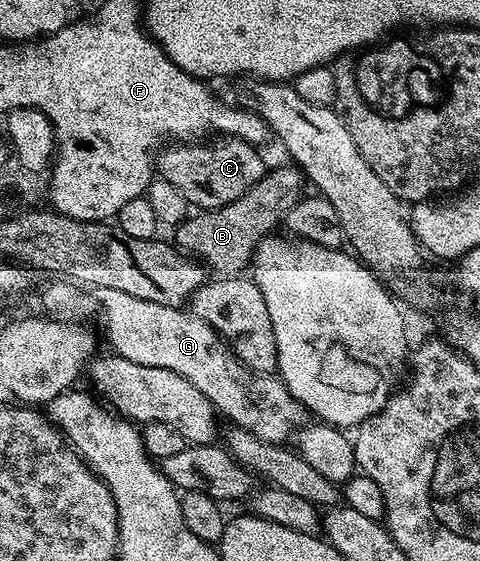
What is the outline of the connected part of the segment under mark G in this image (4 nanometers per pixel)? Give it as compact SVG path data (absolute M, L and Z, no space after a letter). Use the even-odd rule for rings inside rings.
M71 281L51 282L55 283L49 284L43 291L43 307L47 310L44 312L50 318L64 321L89 321L87 319L95 314L99 318L100 325L107 330L107 339L111 342L110 350L114 354L125 357L129 361L137 361L137 365L156 367L157 369L173 369L173 373L185 377L185 381L193 381L193 385L197 385L197 389L201 389L201 393L205 393L205 397L209 397L216 412L224 420L228 419L228 424L245 429L249 433L253 433L253 437L266 443L283 445L286 444L285 441L290 435L292 438L297 429L308 422L307 408L302 407L291 396L282 379L274 374L258 375L256 371L249 370L232 353L226 341L208 323L191 314L190 310L183 307L157 305L154 301L145 301L123 293L121 289L105 289L104 287L88 289L86 286L76 285Z

